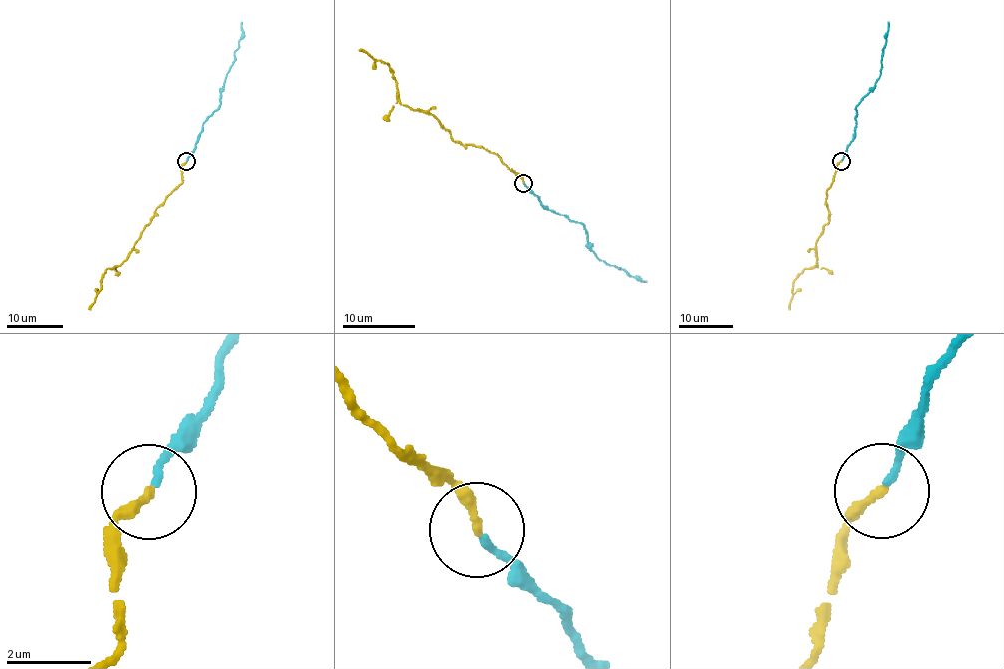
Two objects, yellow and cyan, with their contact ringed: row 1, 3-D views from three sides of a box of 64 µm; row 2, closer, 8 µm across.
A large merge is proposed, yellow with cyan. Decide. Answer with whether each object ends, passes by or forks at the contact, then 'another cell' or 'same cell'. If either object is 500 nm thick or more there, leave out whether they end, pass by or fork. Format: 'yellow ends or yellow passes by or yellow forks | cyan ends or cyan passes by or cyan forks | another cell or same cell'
yellow ends | cyan ends | same cell

